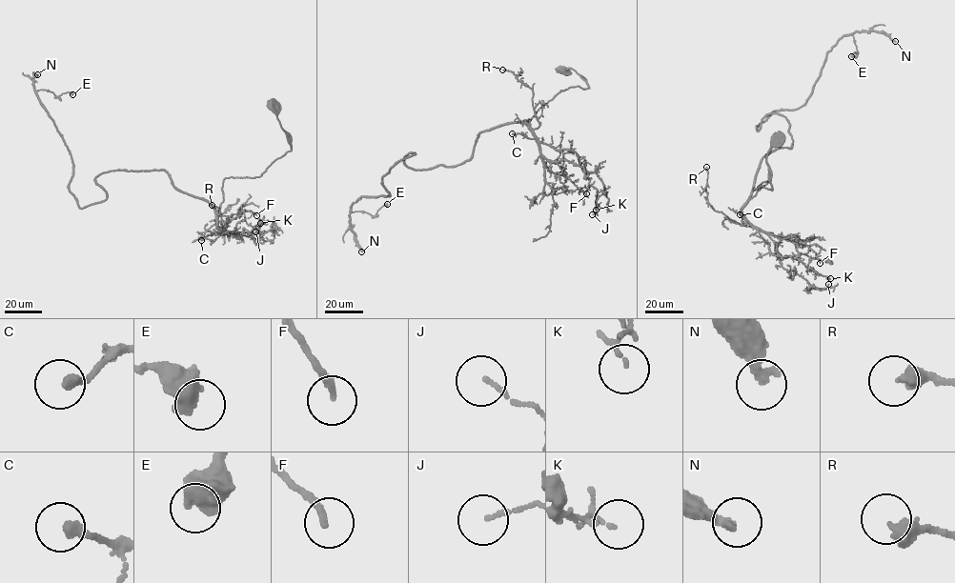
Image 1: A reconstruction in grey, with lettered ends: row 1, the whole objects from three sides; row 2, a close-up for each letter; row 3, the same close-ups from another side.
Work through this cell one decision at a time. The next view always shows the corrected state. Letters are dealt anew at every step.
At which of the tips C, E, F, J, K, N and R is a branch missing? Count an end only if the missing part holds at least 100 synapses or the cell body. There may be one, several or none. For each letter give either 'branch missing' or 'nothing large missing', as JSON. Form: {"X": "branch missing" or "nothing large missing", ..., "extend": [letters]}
{"C": "nothing large missing", "E": "nothing large missing", "F": "nothing large missing", "J": "nothing large missing", "K": "nothing large missing", "N": "branch missing", "R": "nothing large missing", "extend": ["N"]}

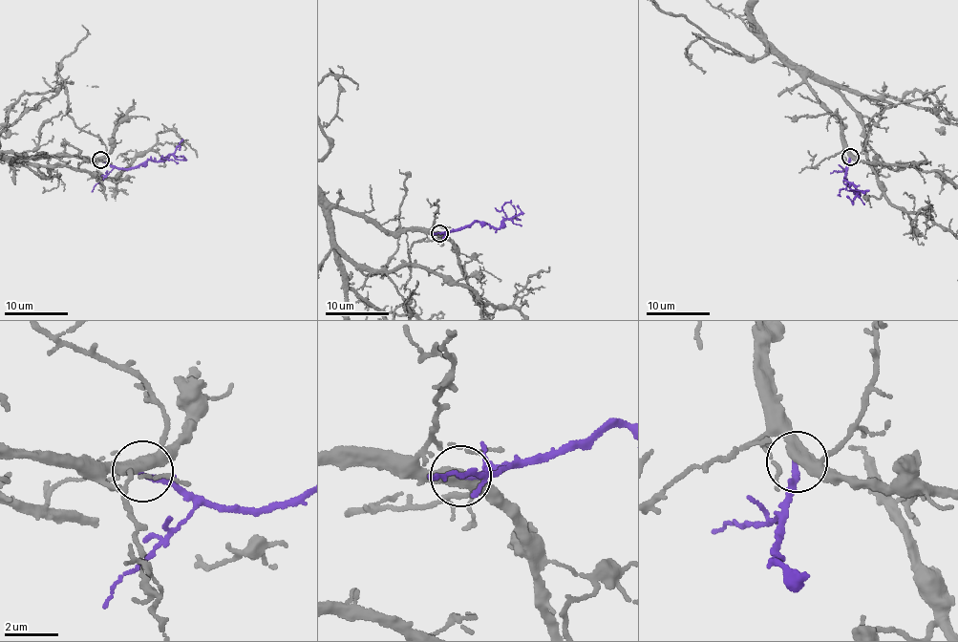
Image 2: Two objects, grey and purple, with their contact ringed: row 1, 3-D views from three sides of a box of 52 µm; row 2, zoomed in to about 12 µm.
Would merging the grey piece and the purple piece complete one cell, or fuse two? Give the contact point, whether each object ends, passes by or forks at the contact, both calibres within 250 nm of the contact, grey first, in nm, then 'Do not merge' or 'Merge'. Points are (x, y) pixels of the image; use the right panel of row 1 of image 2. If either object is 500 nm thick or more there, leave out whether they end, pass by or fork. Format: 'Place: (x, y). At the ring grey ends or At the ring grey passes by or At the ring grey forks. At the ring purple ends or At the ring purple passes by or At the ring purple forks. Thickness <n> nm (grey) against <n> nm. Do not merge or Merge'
Place: (850, 157). At the ring grey passes by. At the ring purple ends. Thickness 440 nm (grey) against 200 nm. Merge

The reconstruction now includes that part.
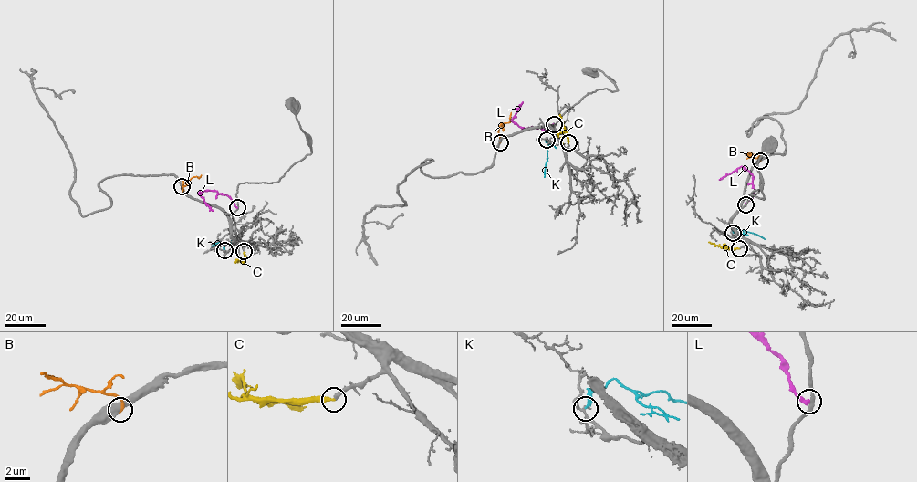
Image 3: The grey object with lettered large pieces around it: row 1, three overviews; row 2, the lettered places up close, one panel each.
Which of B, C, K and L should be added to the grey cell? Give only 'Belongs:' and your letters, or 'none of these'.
Belongs: C

